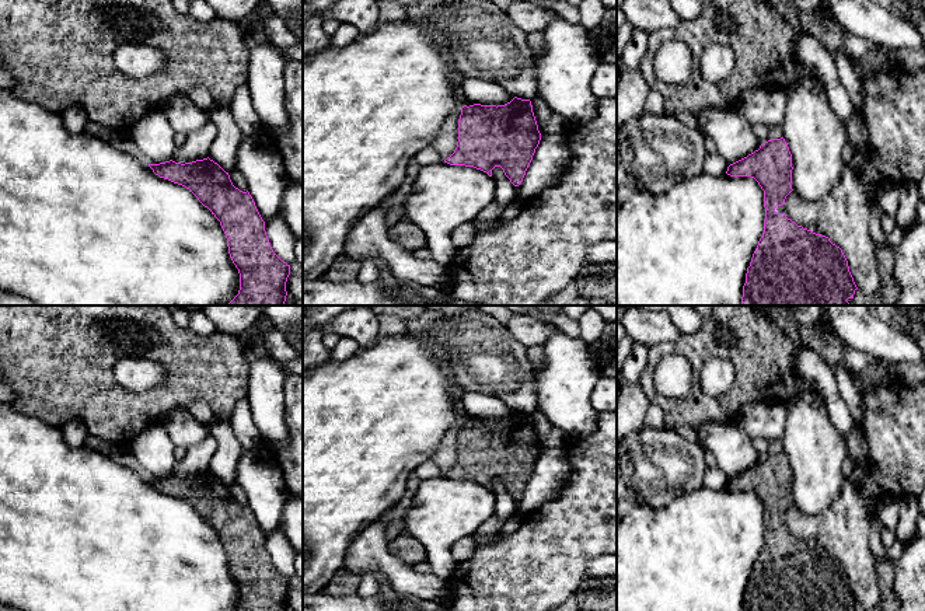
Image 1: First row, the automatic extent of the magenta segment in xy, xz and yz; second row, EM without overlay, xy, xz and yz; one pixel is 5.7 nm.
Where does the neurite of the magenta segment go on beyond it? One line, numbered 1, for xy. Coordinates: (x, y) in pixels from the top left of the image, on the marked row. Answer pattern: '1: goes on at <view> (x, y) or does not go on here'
1: does not go on here

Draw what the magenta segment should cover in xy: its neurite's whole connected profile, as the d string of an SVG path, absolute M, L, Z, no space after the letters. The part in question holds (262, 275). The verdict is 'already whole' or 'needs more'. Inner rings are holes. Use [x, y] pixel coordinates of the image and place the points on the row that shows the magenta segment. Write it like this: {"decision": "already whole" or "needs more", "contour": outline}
{"decision": "already whole", "contour": "M213 160L149 164L156 175L189 189L220 221L240 273L238 294L226 306L285 306L290 265L272 249L249 192L235 188Z"}

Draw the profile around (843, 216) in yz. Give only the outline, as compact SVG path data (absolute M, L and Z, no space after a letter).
M847 55L862 90L859 118L869 133L868 164L861 172L845 167L835 188L820 200L804 200L795 191L785 199L790 220L803 228L830 238L848 261L849 272L866 296L879 293L880 276L876 245L869 230L870 200L884 182L918 184L925 174L925 69L908 73L898 64L884 73L868 74L859 59Z

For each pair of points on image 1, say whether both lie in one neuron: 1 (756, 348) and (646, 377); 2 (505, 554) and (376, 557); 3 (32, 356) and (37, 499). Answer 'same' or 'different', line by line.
1: same
2: different
3: different

